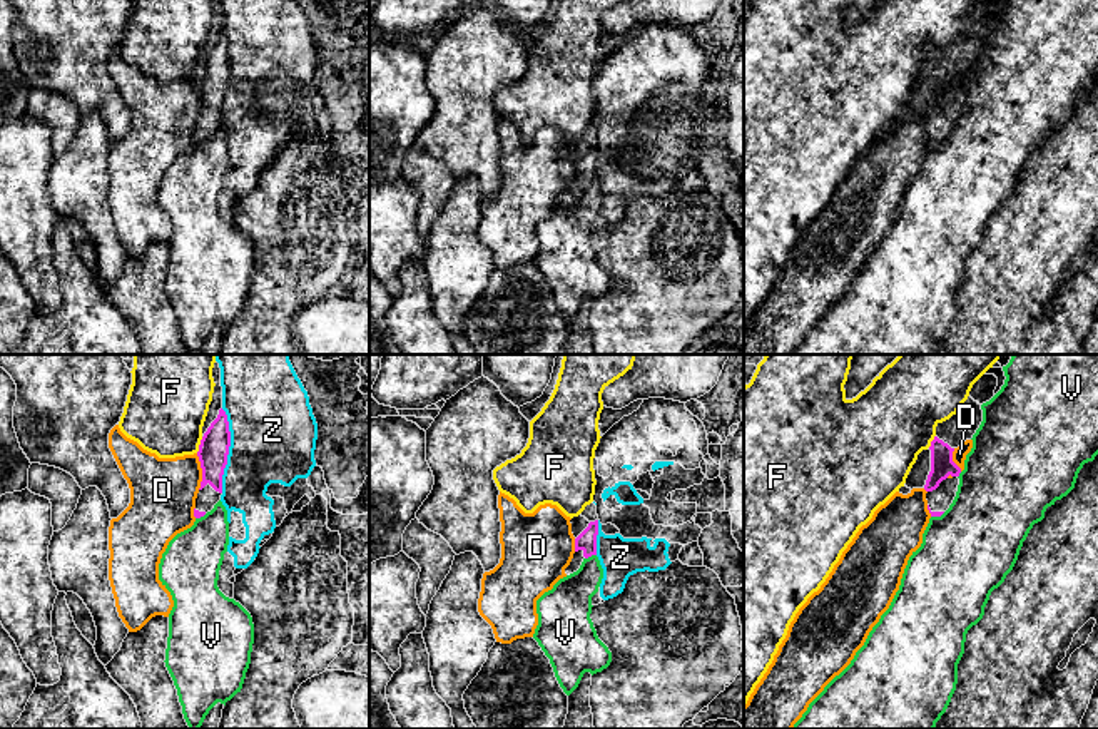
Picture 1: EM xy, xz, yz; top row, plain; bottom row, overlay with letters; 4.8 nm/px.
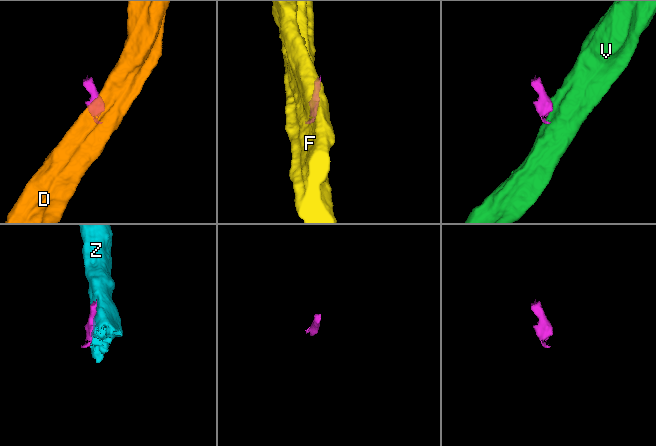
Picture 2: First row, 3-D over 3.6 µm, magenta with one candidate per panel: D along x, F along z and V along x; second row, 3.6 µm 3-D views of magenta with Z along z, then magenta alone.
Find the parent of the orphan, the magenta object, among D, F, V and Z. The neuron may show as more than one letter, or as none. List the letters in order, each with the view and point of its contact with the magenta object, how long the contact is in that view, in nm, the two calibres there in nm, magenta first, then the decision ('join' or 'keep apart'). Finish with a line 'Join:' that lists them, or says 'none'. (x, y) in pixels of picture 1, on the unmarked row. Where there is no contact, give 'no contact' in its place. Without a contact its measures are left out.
D: meets magenta in xy at (203, 97); contact 180 nm long; 140 nm thick on the magenta side, 320 nm on the other; keep apart
F: meets magenta in xy at (199, 71); contact 90 nm long; 140 nm thick on the magenta side, 380 nm on the other; keep apart
V: meets magenta in xz at (590, 181); contact 60 nm long; 100 nm thick on the magenta side, 220 nm on the other; keep apart
Z: meets magenta in xy at (228, 76); contact 400 nm long; 140 nm thick on the magenta side, 420 nm on the other; keep apart
Join: none

